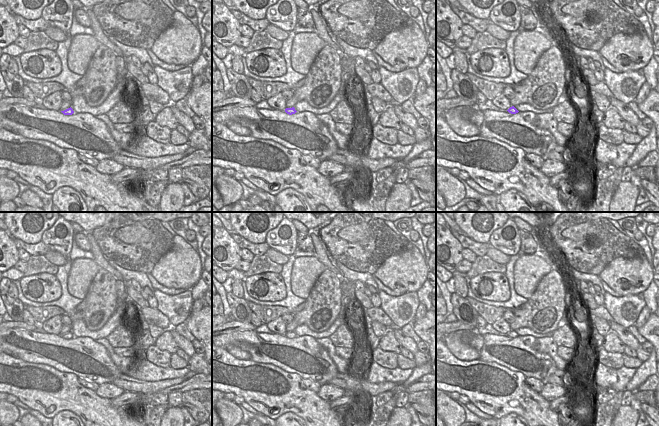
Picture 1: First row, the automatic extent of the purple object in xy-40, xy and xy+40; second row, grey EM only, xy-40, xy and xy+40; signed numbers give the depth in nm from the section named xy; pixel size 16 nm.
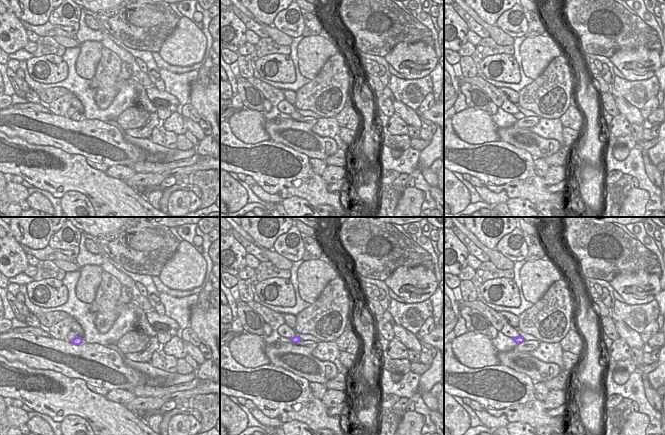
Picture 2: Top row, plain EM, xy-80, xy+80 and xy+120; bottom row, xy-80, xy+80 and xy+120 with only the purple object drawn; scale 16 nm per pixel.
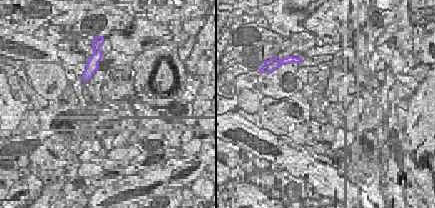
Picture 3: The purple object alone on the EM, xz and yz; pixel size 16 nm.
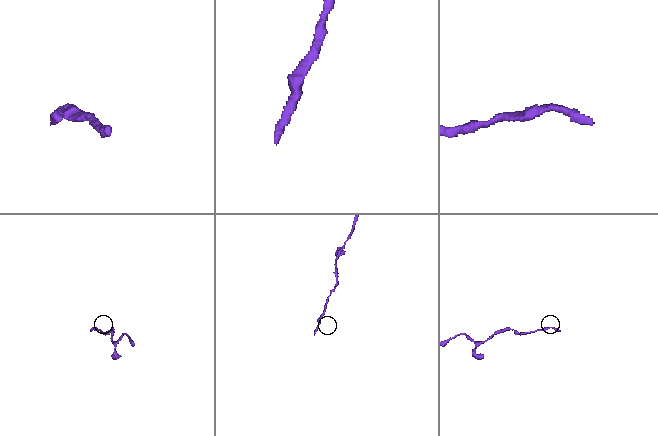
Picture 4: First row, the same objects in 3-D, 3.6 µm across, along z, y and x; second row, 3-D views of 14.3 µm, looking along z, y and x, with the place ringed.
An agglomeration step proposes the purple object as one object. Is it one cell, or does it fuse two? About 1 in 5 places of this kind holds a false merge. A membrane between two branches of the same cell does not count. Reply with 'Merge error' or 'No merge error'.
No merge error

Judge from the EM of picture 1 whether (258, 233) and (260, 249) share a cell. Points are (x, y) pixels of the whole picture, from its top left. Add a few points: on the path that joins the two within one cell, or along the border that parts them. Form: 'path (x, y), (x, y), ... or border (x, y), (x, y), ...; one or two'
border (237, 234), (251, 242), (264, 242); two

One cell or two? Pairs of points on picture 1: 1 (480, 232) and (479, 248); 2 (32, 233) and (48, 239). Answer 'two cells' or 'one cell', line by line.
1: two cells
2: two cells

